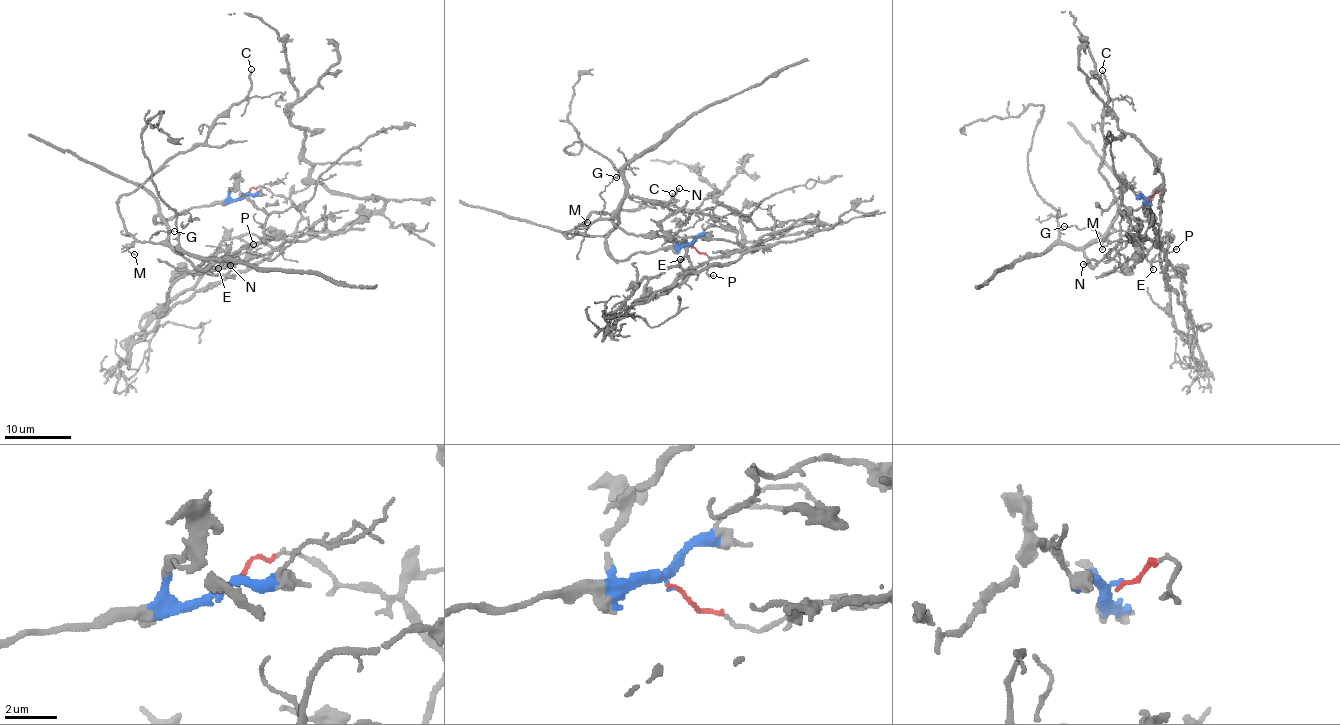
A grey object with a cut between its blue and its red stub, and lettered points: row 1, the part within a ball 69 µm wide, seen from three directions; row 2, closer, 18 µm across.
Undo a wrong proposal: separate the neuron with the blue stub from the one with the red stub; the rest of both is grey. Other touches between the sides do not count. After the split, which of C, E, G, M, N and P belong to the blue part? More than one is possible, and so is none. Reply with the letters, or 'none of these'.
C, G, M, N

